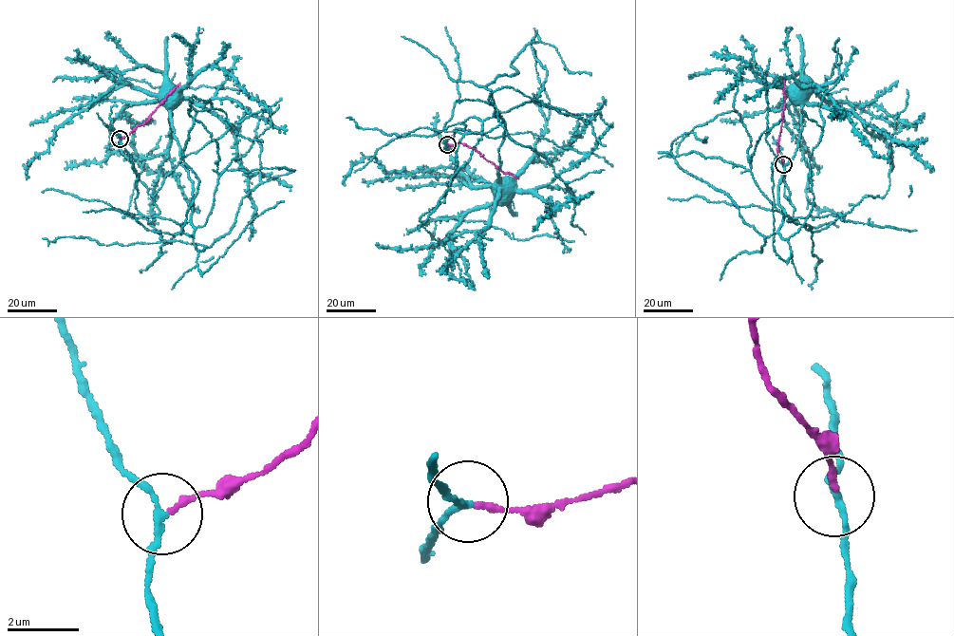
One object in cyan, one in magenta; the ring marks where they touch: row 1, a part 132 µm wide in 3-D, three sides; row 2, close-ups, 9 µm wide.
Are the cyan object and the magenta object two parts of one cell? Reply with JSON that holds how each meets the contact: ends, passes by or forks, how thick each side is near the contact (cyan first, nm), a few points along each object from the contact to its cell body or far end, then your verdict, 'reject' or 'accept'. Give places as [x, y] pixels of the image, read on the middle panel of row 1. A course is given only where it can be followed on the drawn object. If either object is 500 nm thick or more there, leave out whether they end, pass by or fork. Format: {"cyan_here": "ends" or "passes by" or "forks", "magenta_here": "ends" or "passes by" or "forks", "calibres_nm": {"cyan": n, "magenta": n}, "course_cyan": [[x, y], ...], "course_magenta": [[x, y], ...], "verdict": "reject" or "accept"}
{"cyan_here": "passes by", "magenta_here": "ends", "calibres_nm": {"cyan": 150, "magenta": 170}, "course_cyan": [[447, 144], [469, 117], [499, 115], [506, 130], [498, 182], [507, 184]], "course_magenta": [[447, 144], [459, 142], [474, 147], [499, 170], [518, 178]], "verdict": "reject"}

